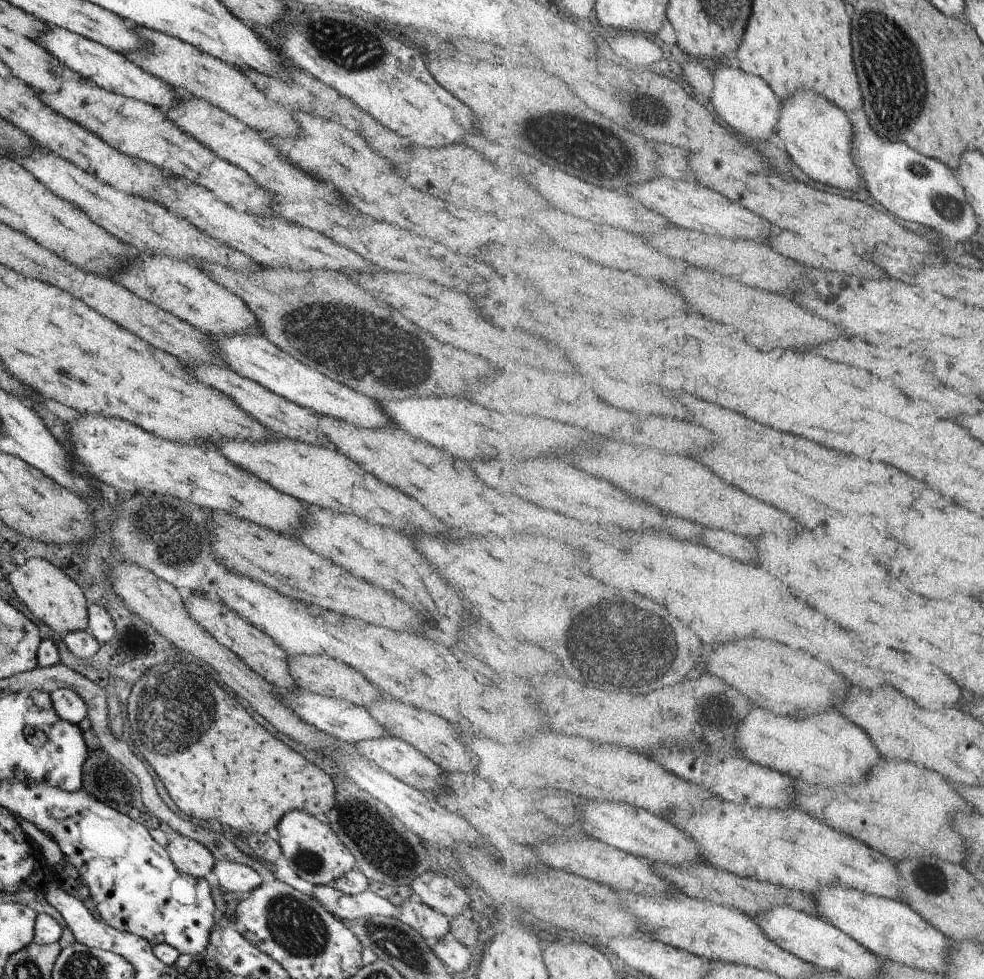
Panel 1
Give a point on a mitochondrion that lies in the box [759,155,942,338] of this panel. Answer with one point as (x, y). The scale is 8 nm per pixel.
(922, 172)

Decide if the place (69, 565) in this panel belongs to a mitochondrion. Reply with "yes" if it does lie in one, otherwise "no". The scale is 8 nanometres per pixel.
no

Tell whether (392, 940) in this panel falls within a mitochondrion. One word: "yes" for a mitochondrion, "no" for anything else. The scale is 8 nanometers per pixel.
yes

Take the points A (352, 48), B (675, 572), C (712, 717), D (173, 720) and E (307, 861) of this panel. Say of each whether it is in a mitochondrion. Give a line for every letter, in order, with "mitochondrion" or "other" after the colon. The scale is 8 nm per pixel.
A: mitochondrion
B: other
C: mitochondrion
D: mitochondrion
E: mitochondrion

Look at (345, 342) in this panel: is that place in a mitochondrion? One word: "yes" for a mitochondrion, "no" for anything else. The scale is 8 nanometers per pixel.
yes

